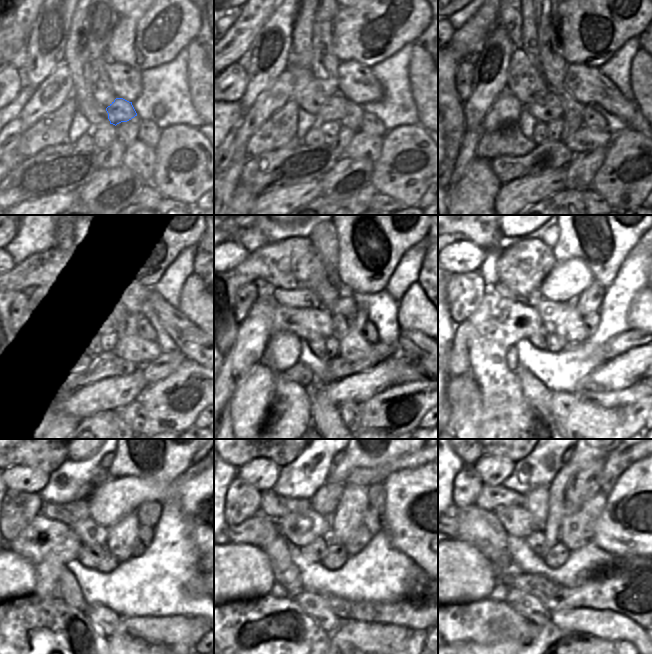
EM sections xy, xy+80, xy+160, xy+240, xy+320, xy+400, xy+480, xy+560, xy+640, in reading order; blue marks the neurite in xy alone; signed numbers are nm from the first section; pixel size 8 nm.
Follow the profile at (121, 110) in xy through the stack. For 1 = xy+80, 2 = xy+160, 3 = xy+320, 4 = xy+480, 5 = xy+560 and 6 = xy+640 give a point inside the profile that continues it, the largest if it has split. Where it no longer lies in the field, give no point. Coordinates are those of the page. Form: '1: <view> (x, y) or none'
1: xy+80 (333, 109)
2: xy+160 (547, 108)
3: xy+320 (307, 323)
4: xy+480 (48, 544)
5: xy+560 (236, 625)
6: xy+640 (472, 622)

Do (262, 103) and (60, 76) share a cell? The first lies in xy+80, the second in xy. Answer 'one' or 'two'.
one

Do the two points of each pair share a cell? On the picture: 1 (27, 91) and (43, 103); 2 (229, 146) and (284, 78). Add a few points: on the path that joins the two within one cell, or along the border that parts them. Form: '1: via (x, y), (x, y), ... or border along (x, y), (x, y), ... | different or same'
1: border along (36, 88), (19, 115) | different
2: border along (238, 126), (234, 154), (229, 161) | different

